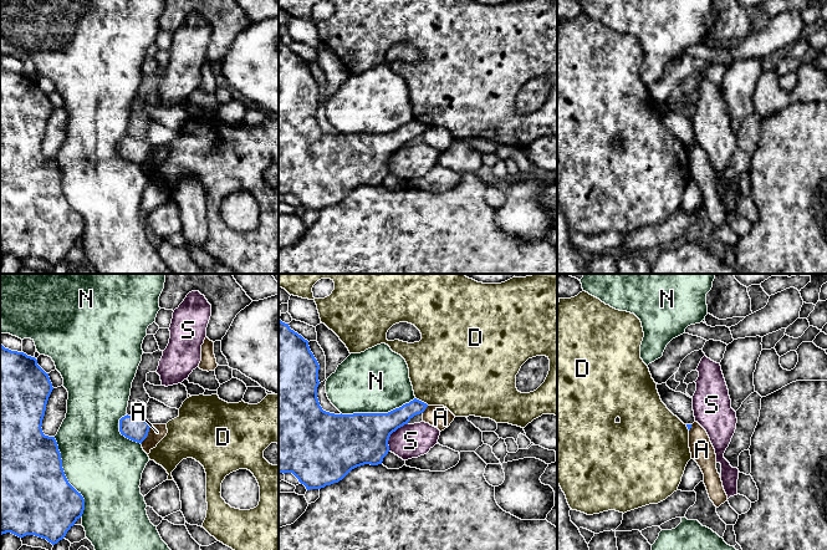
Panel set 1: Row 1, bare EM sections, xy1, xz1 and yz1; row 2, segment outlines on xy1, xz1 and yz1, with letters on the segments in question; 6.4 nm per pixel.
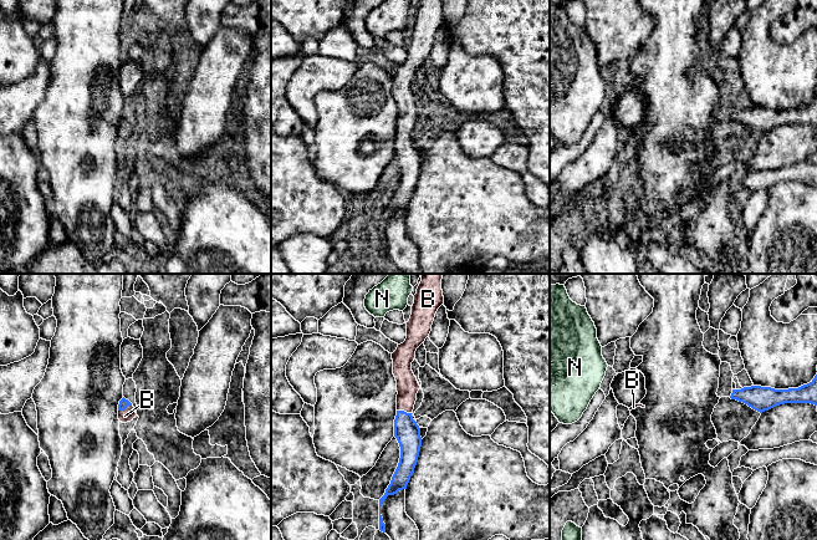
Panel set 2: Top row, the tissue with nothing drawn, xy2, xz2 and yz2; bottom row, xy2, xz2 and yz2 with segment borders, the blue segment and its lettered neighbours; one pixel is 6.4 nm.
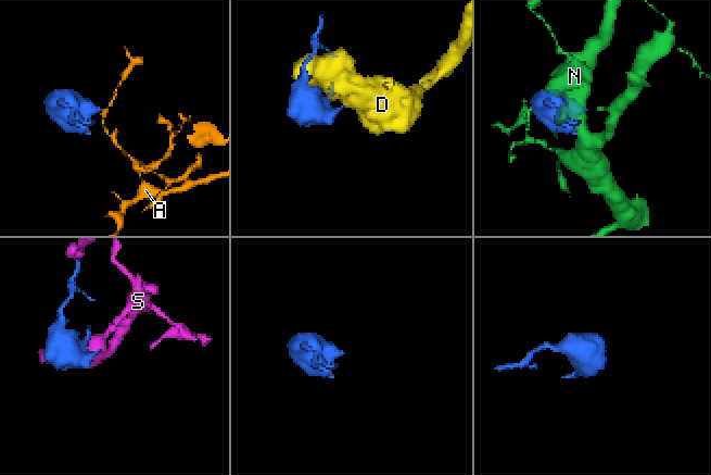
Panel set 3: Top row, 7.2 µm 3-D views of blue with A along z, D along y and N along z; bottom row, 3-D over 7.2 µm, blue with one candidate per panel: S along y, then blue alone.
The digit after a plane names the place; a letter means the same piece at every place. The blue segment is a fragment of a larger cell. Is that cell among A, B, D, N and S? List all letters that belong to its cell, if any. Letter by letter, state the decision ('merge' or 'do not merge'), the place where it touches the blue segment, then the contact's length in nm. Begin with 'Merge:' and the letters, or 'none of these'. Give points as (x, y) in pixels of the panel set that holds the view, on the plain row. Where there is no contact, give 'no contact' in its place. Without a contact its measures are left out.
Merge: B
A: do not merge; meets blue in xy1 at (147, 156); contact 140 nm long
B: merge; meets blue in xz2 at (403, 132); contact 100 nm long
D: do not merge; meets blue in xz1 at (420, 122); contact 100 nm long
N: do not merge; meets blue in xy1 at (65, 198); contact 550 nm long
S: do not merge; meets blue in xz1 at (391, 154); contact 220 nm long

